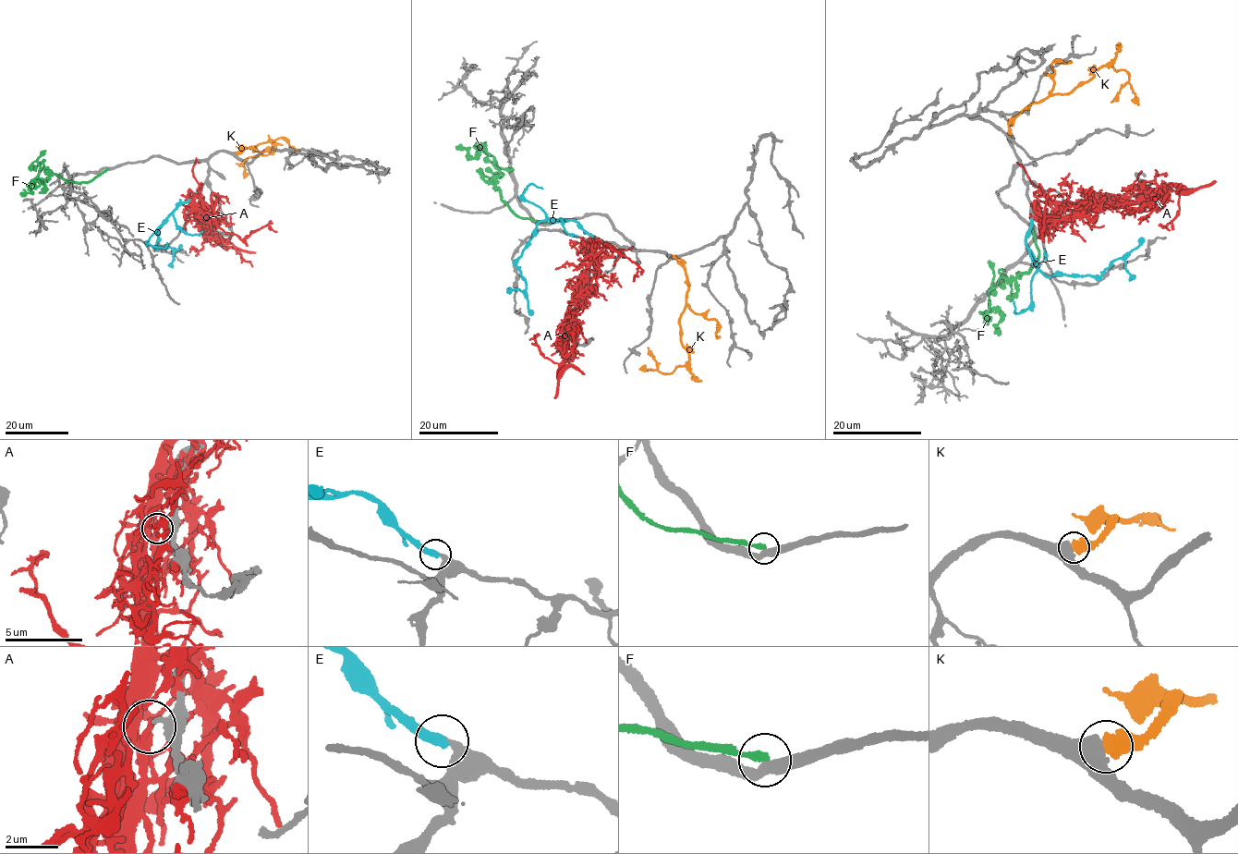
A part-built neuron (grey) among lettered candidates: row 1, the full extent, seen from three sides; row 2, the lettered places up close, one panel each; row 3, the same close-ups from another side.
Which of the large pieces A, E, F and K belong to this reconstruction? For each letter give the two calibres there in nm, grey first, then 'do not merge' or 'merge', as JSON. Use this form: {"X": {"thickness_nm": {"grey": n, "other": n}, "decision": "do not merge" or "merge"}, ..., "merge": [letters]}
{"A": {"thickness_nm": {"grey": 360, "other": 280}, "decision": "do not merge"}, "E": {"thickness_nm": {"grey": 360, "other": 400}, "decision": "do not merge"}, "F": {"thickness_nm": {"grey": 440, "other": 280}, "decision": "do not merge"}, "K": {"thickness_nm": {"grey": 500, "other": 600}, "decision": "do not merge"}, "merge": []}

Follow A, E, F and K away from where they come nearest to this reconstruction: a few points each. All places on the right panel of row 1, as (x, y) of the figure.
A: (1137, 199), (1066, 216), (1046, 226), (1040, 237), (1044, 233), (1042, 235), (1047, 196), (1059, 195)
E: (1031, 219), (1025, 244), (1038, 268), (1049, 276), (1098, 275), (1110, 267), (1114, 261), (1127, 256), (1143, 237)
F: (1031, 226), (1038, 249), (1035, 262), (1016, 277), (998, 279), (989, 292), (990, 308), (1001, 313), (1000, 334)
K: (1011, 133), (1009, 123), (1030, 105), (1055, 93), (1065, 94), (1095, 77), (1104, 66), (1130, 74), (1138, 105)

